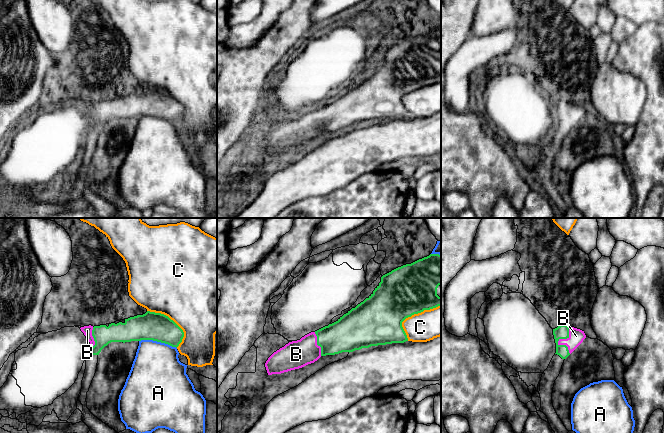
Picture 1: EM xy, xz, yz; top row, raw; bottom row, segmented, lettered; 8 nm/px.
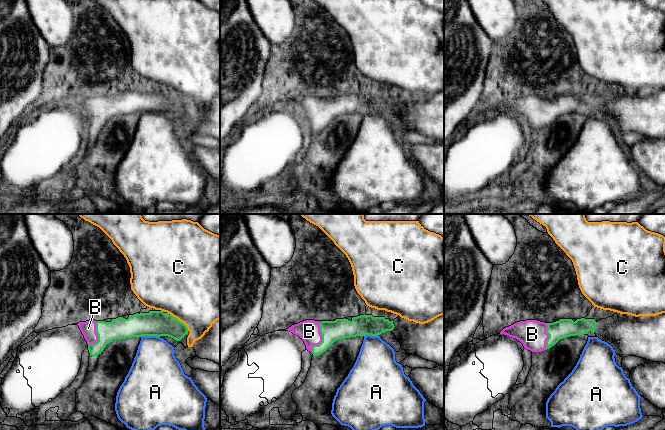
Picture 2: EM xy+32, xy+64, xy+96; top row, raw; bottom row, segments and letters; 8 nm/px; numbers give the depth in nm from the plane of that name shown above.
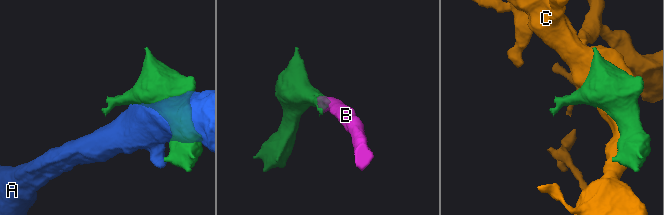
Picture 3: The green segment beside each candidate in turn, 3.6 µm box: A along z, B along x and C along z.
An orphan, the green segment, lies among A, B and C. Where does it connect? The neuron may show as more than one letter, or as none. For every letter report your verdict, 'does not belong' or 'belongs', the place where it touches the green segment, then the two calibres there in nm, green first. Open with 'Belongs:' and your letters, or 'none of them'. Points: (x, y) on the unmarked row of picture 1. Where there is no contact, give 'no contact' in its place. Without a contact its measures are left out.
Belongs: B
A: does not belong | xy (158, 117) | 220/420 nm
B: belongs | yz (558, 116) | 110/130 nm
C: does not belong | xz (412, 90) | 400/240 nm

